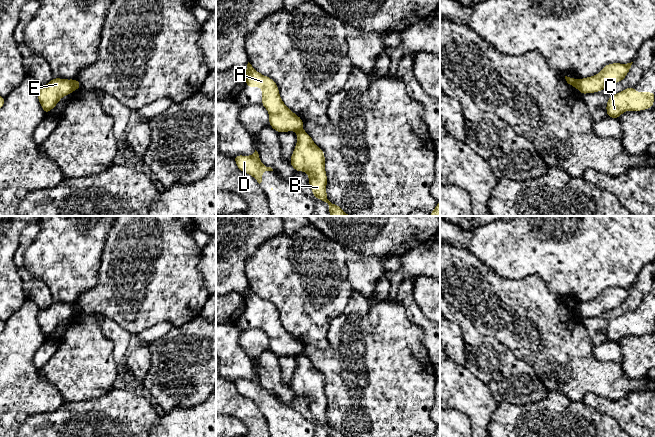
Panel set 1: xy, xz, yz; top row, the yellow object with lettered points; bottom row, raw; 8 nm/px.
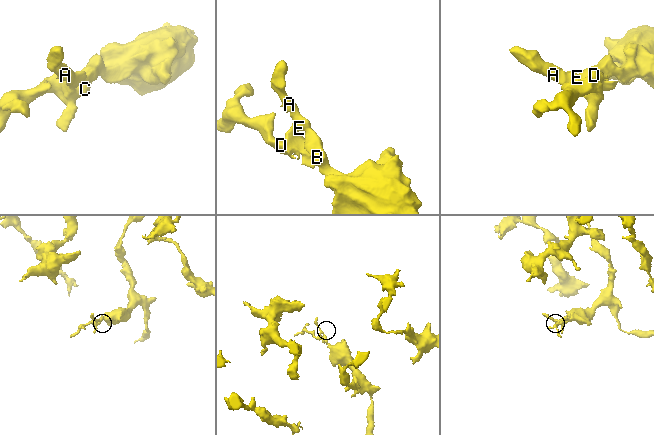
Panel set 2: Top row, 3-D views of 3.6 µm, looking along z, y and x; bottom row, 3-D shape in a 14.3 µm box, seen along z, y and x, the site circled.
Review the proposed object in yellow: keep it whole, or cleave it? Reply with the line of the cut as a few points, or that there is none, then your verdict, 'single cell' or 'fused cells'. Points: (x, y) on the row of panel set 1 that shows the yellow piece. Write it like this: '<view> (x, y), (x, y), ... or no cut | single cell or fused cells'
yz (577, 80), (575, 86) | fused cells

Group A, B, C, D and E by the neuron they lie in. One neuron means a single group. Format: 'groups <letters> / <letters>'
groups A C D E / B

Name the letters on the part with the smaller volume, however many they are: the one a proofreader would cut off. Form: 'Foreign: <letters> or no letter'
Foreign: A, C, D, E

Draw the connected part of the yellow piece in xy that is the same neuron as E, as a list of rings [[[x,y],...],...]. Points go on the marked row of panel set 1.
[[[52,78],[47,85],[40,86],[37,96],[43,111],[48,115],[63,96],[74,91],[76,83],[77,79]]]

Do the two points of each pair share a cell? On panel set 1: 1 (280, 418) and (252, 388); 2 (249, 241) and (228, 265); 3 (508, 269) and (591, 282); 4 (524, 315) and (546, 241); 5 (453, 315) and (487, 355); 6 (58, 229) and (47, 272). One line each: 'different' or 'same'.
1: same
2: same
3: same
4: different
5: same
6: same

